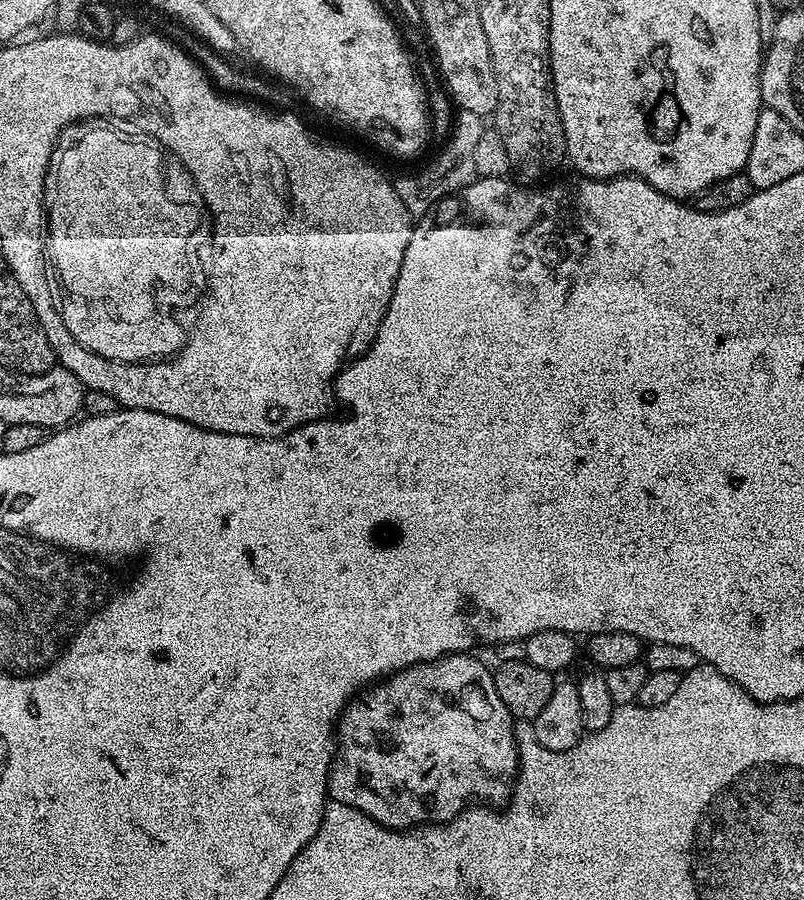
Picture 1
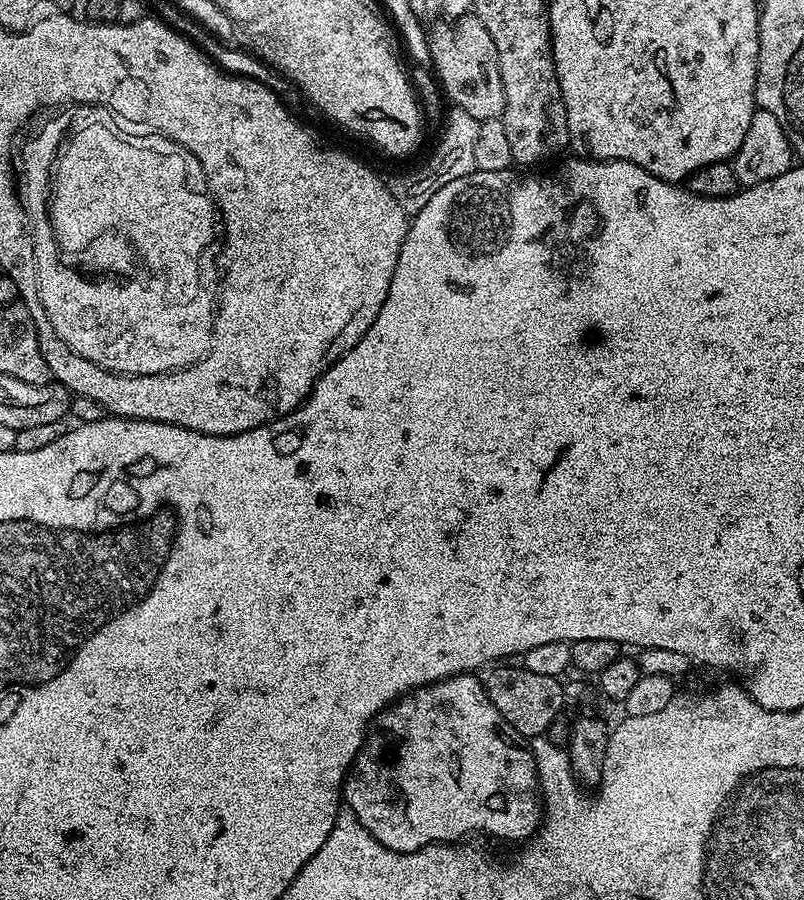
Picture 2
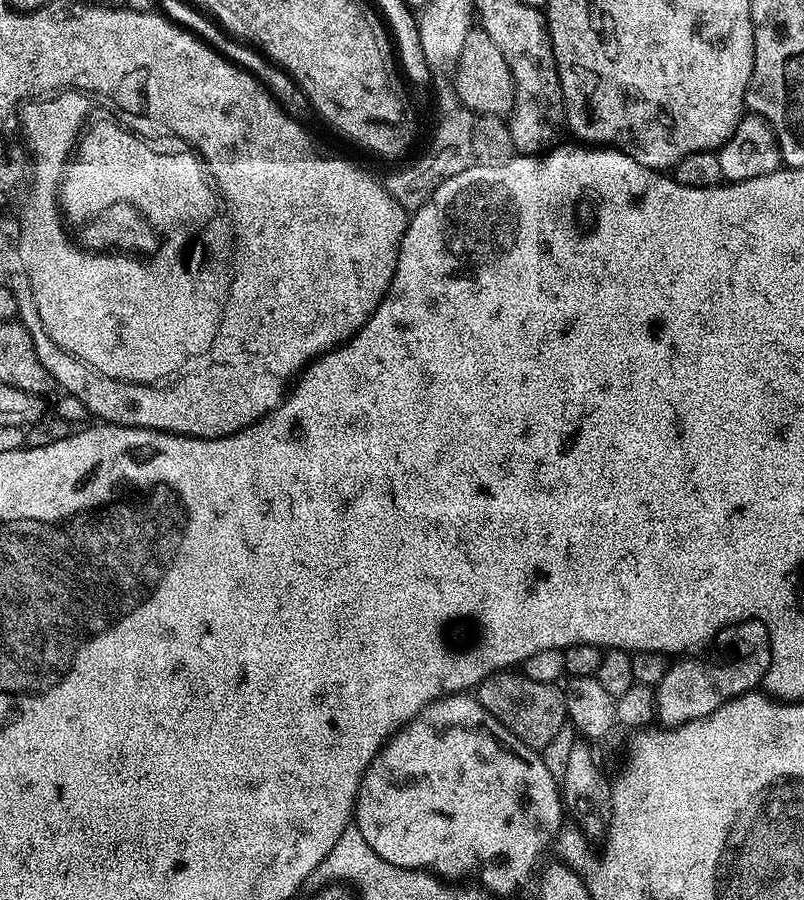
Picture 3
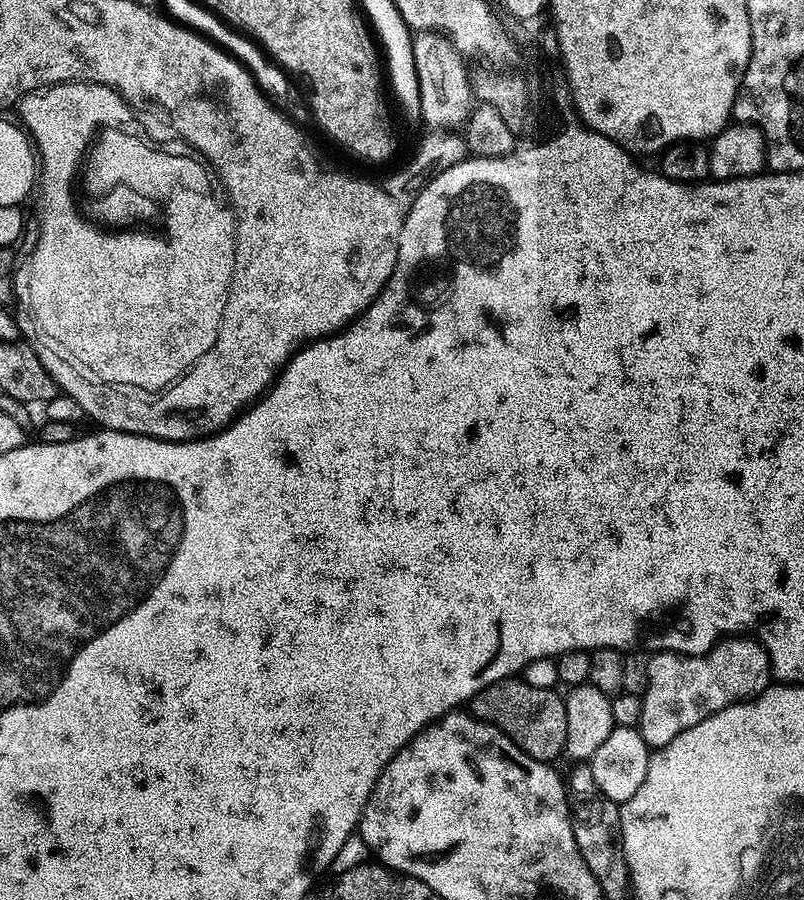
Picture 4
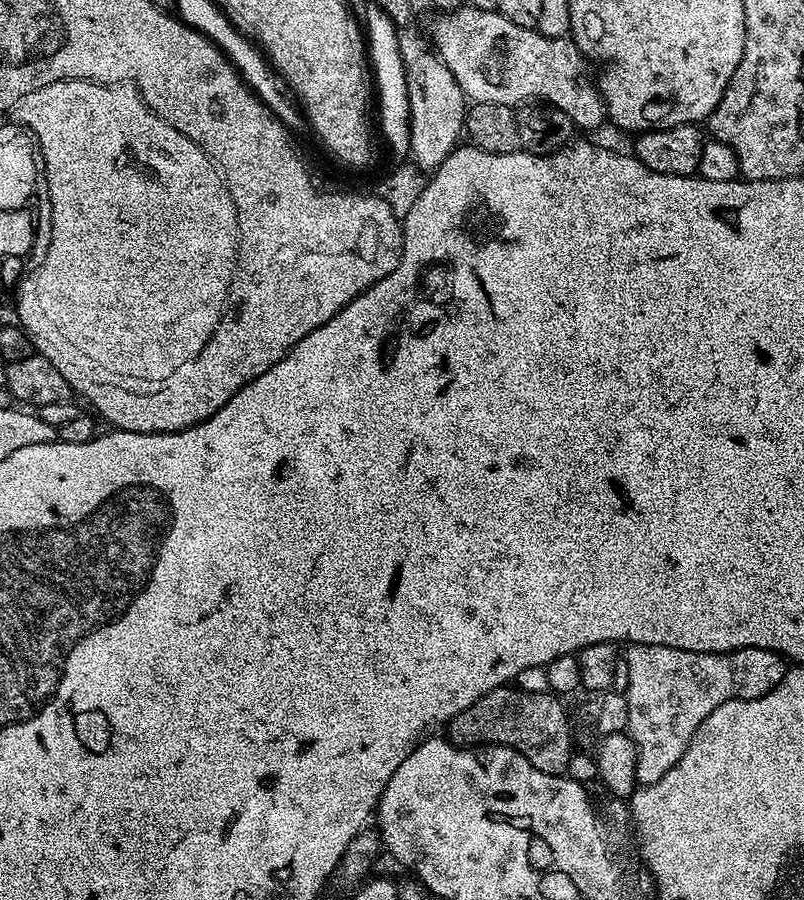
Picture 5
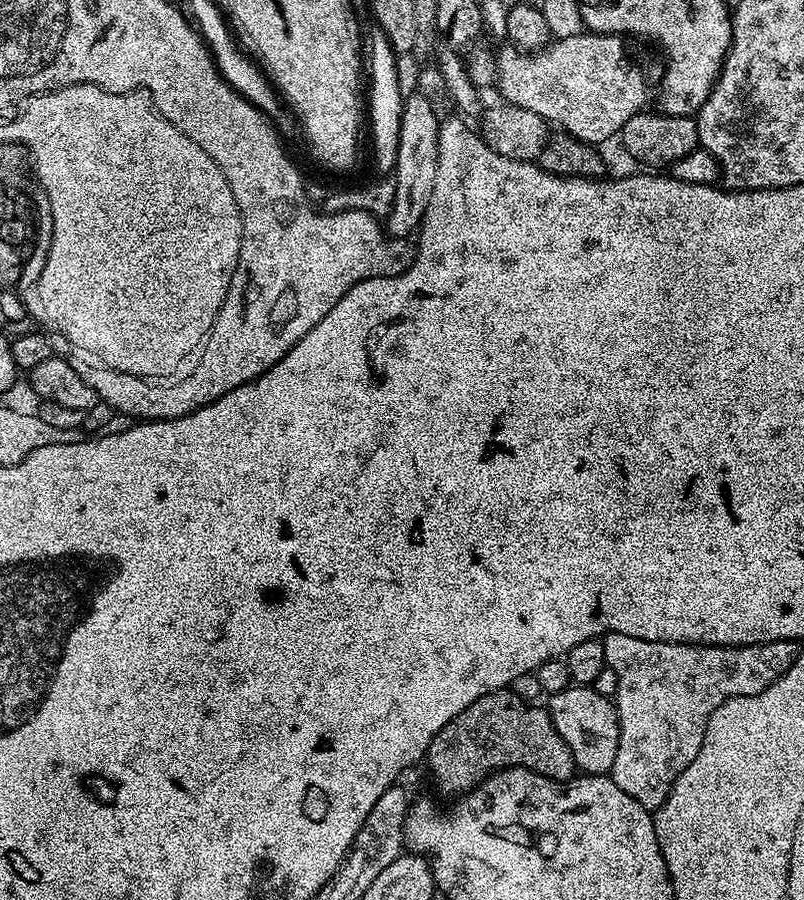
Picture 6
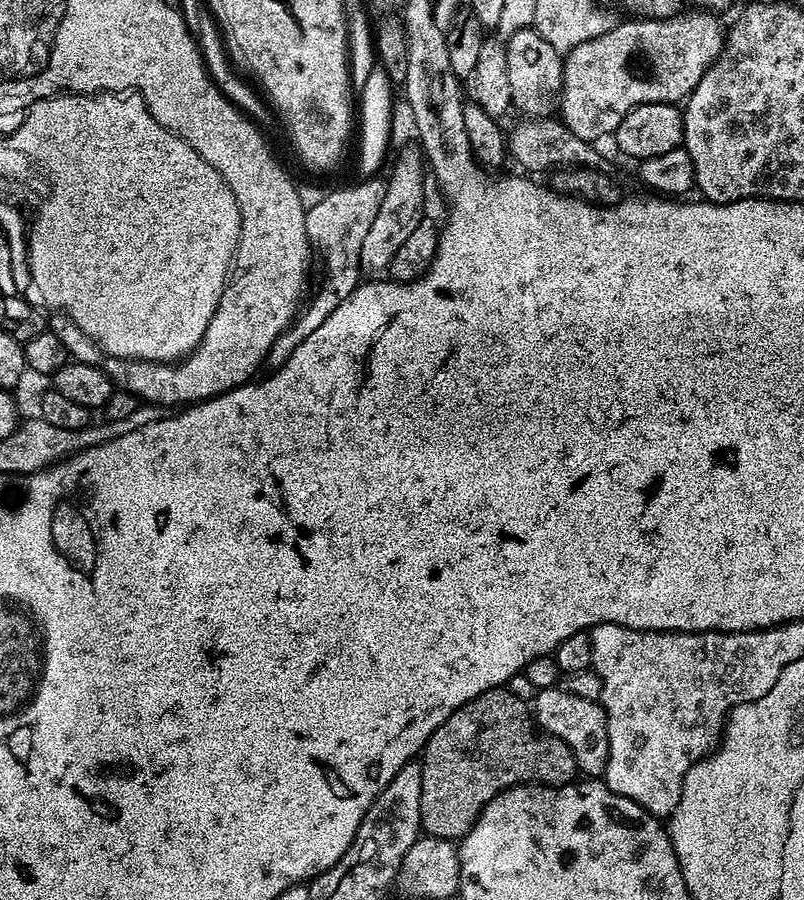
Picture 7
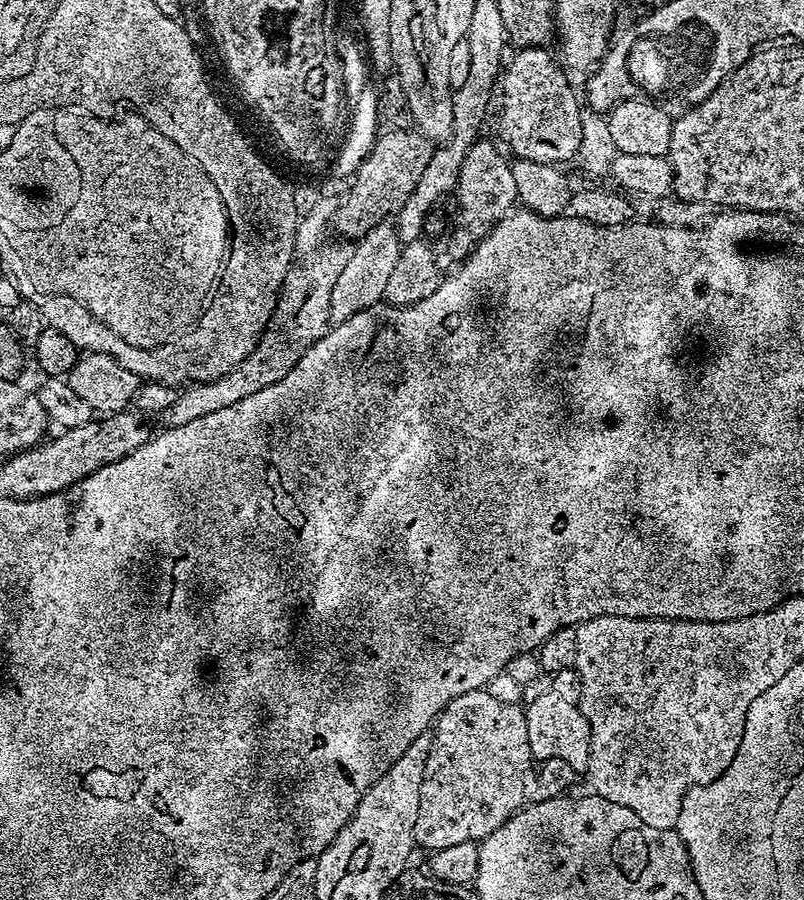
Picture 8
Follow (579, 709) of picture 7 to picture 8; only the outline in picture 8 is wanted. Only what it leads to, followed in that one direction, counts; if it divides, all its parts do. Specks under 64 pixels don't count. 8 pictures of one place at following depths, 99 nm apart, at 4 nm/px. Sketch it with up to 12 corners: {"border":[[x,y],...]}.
{"border":[[545,690],[524,713],[537,762],[587,773],[592,730],[579,704]]}

